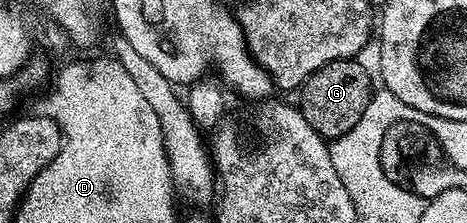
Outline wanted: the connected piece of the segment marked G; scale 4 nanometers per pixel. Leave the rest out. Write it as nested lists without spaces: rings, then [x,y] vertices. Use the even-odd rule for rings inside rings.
[[[339,58],[322,68],[318,68],[305,80],[303,86],[299,87],[300,102],[298,109],[314,128],[326,140],[342,137],[366,112],[366,104],[370,104],[374,93],[372,78],[368,75],[366,67],[356,58]]]

